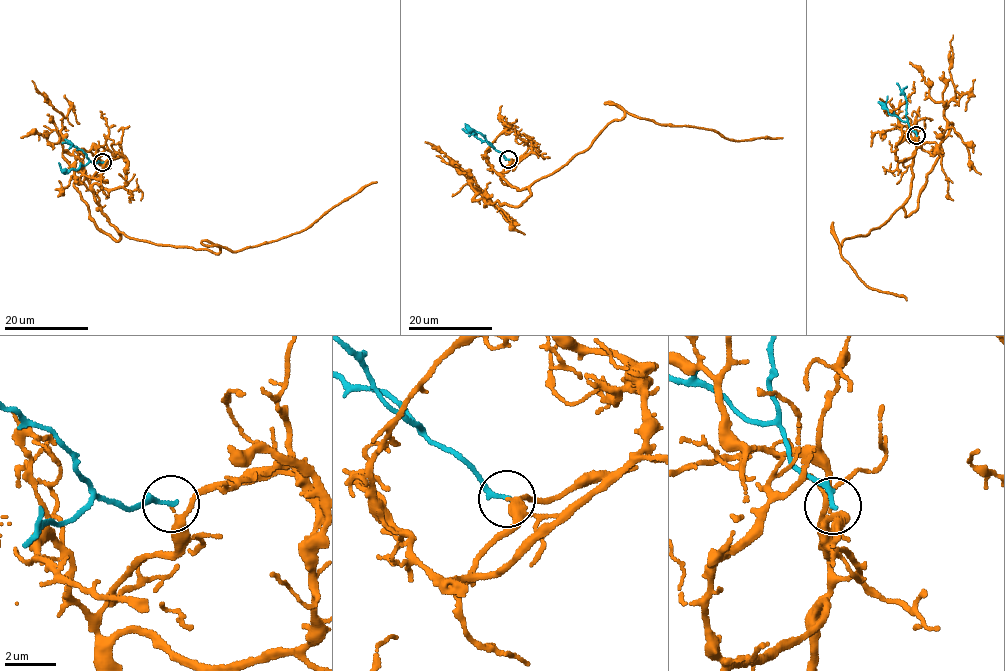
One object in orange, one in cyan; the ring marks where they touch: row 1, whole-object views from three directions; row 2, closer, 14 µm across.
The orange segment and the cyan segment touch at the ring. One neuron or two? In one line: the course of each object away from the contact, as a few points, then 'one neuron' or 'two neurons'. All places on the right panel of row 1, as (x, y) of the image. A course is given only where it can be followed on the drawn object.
orange runs (917, 135), (920, 146), (903, 205), (868, 235), (838, 245), (843, 259), (865, 285), (907, 299); cyan runs (917, 135), (906, 122), (887, 111), (888, 96); two neurons

